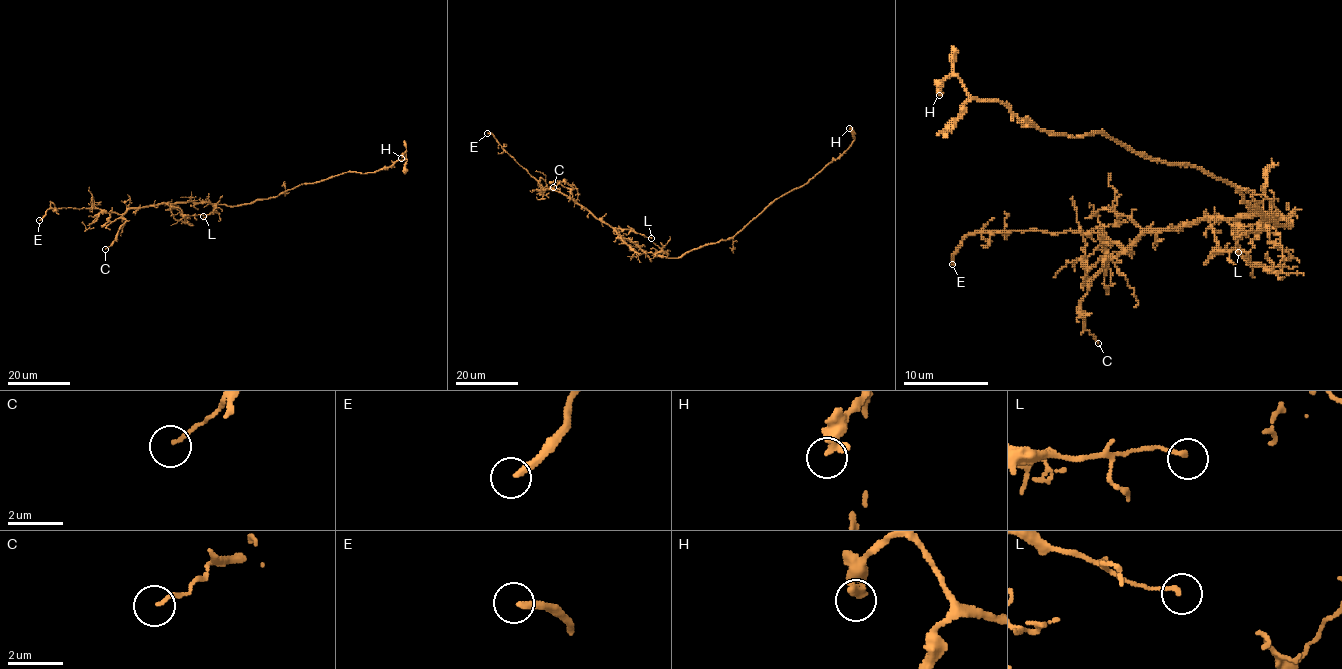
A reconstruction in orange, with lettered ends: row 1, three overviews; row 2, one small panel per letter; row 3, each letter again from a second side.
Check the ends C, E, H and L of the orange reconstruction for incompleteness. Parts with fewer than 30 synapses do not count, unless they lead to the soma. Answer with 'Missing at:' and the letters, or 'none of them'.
Missing at: E

